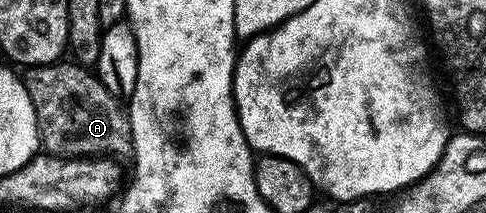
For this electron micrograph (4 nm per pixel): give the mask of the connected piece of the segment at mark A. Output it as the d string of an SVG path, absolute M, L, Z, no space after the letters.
M74 62L37 64L28 67L21 79L25 90L29 90L29 102L33 102L37 114L39 142L44 153L68 158L124 158L132 155L128 109L118 96L105 90L94 71Z

